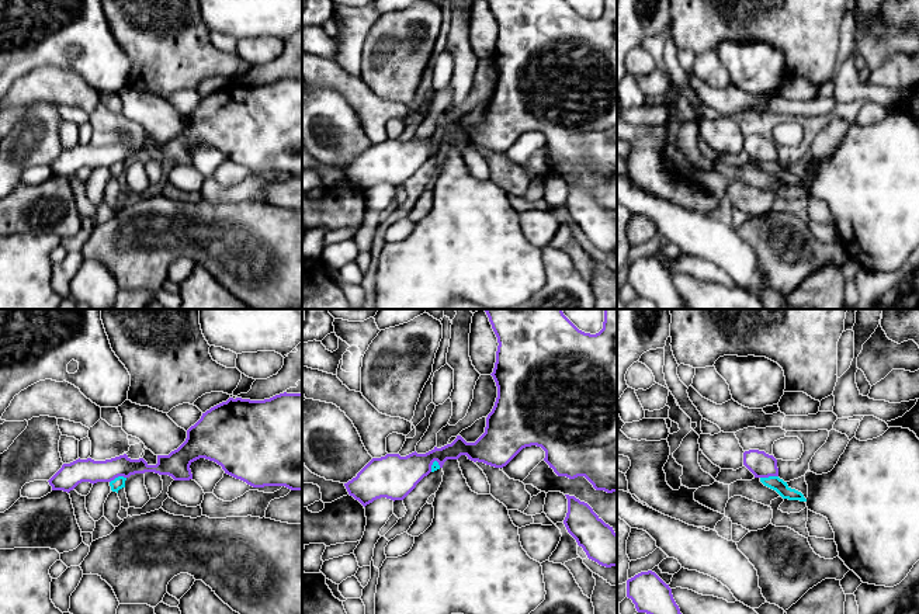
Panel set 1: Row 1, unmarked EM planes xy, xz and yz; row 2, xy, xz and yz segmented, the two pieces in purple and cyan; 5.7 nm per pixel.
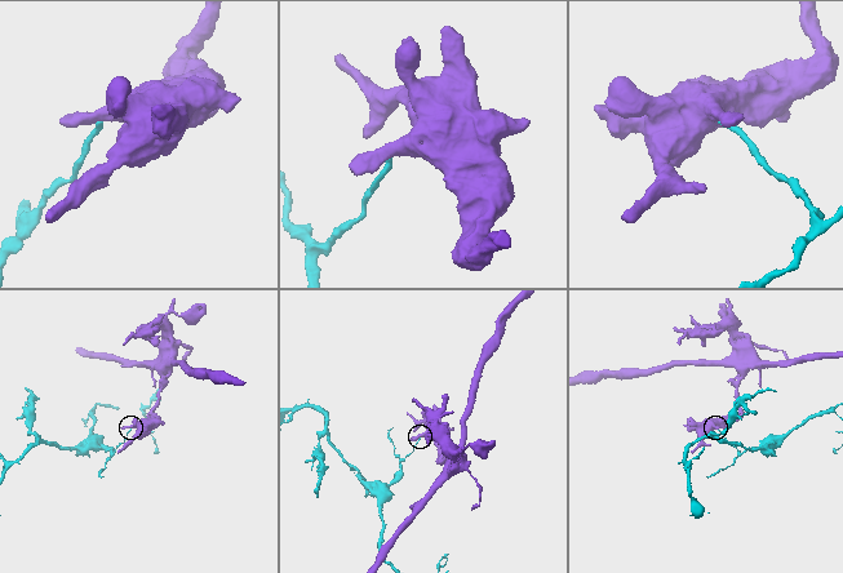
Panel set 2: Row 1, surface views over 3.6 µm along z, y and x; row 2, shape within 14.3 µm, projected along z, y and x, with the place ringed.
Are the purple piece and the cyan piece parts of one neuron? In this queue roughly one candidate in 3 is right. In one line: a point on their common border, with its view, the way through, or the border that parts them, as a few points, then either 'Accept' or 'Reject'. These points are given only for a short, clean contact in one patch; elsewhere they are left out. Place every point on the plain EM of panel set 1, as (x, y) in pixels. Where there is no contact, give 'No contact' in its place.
Touches purple at yz (769, 160). Boundary: yz (777, 160), (760, 163). Reject

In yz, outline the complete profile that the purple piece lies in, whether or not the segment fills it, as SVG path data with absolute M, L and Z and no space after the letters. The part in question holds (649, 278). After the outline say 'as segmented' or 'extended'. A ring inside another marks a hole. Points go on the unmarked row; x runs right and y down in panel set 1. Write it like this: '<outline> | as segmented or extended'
M641 257L627 266L627 282L638 298L652 301L656 309L686 309L672 274L655 257Z | as segmented

